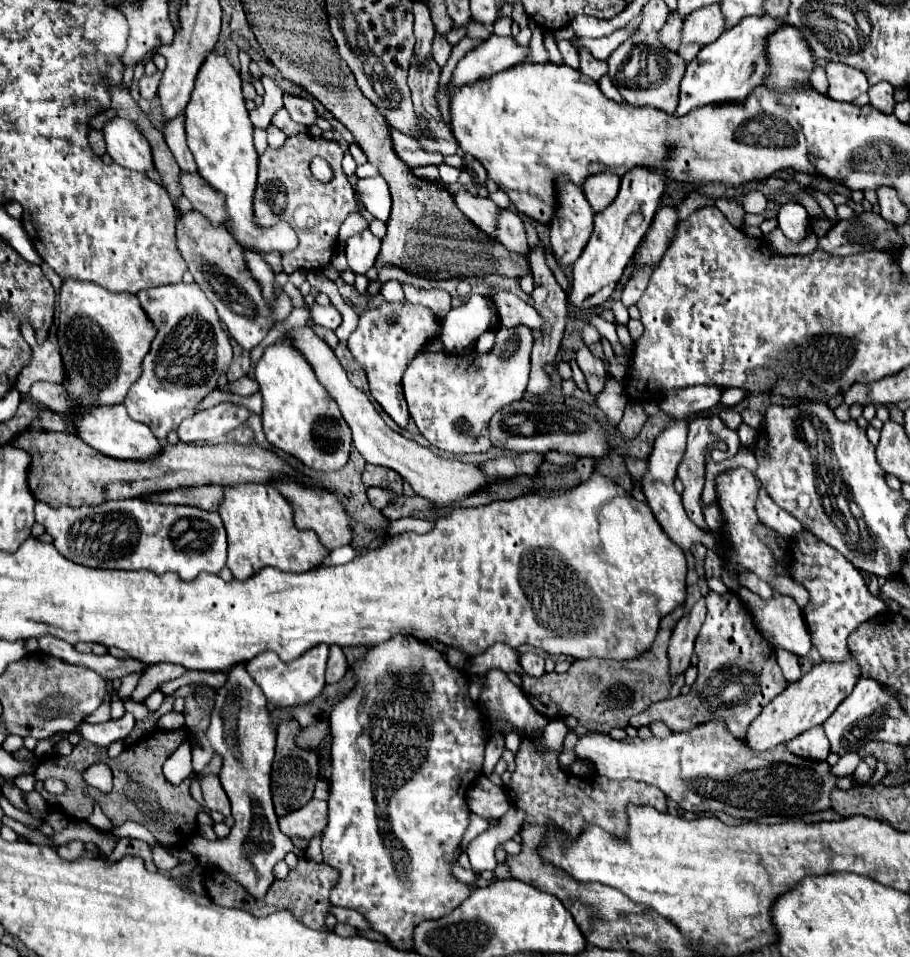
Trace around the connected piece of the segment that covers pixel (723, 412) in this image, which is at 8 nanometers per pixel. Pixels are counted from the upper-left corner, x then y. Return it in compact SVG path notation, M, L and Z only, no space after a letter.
M721 408L717 414L723 418L727 428L731 428L731 430L737 430L741 426L741 414L735 408Z

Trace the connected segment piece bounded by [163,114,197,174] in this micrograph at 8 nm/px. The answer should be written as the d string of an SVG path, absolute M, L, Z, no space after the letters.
M181 114L181 116L177 116L173 122L167 122L167 126L165 126L163 134L165 134L167 146L171 148L171 152L173 152L175 160L177 160L179 168L181 168L183 172L187 172L187 174L197 172L197 164L195 164L195 160L193 160L193 154L189 152L189 148L187 148L187 144L185 144L183 114Z

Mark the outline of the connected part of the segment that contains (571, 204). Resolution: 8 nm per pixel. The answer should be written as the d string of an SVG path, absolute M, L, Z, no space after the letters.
M557 180L557 194L559 194L559 208L555 212L555 218L551 220L551 250L559 266L571 266L581 256L589 240L595 212L587 204L583 190L575 188L575 184L571 184L569 180Z

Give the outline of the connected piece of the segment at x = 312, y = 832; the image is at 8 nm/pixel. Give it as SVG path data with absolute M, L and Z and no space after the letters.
M311 800L307 806L299 808L299 812L291 812L291 816L279 818L279 828L289 838L311 840L321 834L327 826L327 802Z

